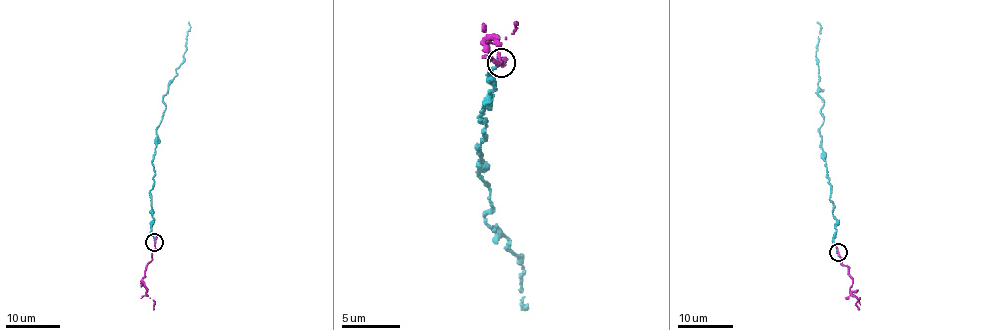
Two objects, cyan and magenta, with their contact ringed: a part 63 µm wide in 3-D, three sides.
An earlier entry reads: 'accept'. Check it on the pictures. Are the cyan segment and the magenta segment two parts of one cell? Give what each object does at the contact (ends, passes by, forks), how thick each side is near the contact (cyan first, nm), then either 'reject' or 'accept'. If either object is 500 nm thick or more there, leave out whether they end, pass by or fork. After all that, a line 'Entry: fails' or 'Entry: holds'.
cyan ends | magenta passes by | 240/200 nm | reject
Entry: fails

